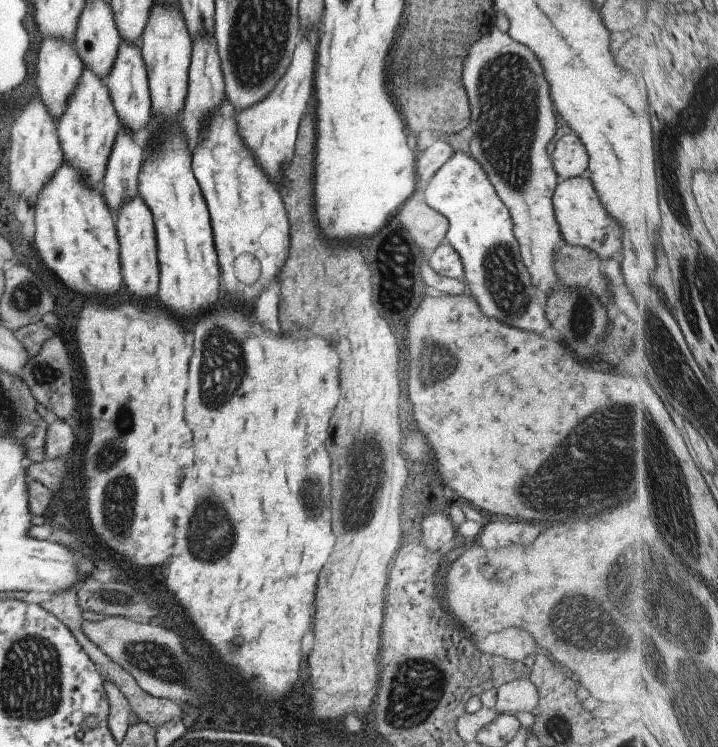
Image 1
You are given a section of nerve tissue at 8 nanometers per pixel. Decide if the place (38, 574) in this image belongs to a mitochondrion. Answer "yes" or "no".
no

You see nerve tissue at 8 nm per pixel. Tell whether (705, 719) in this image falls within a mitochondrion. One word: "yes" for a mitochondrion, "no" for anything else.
yes

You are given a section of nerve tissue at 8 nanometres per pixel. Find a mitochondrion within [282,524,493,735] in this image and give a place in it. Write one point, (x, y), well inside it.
(413, 693)

